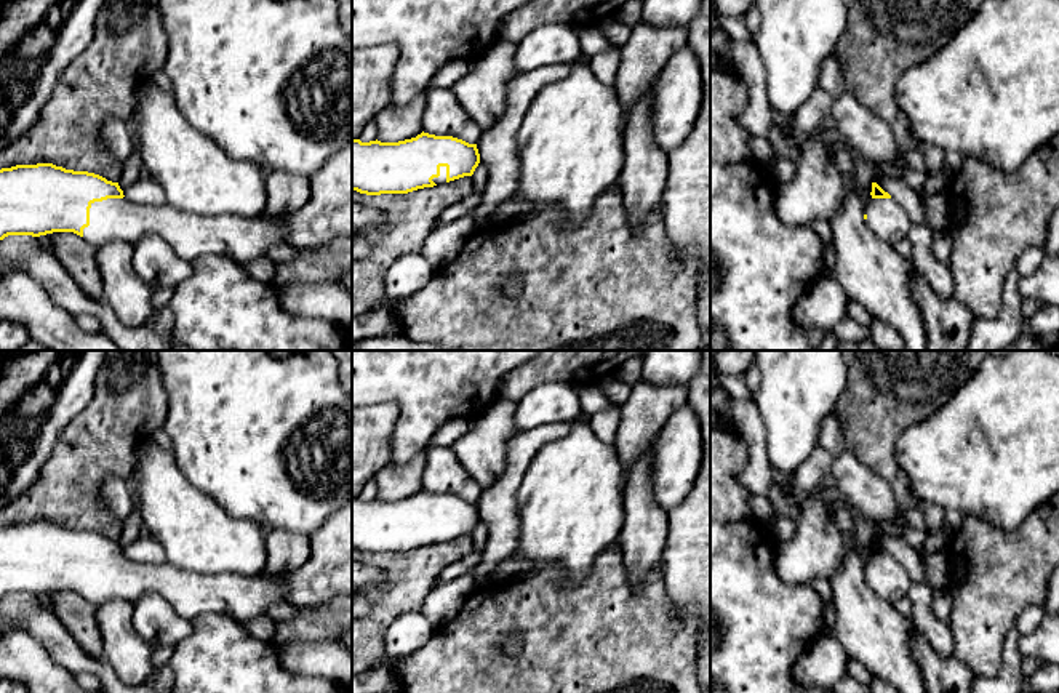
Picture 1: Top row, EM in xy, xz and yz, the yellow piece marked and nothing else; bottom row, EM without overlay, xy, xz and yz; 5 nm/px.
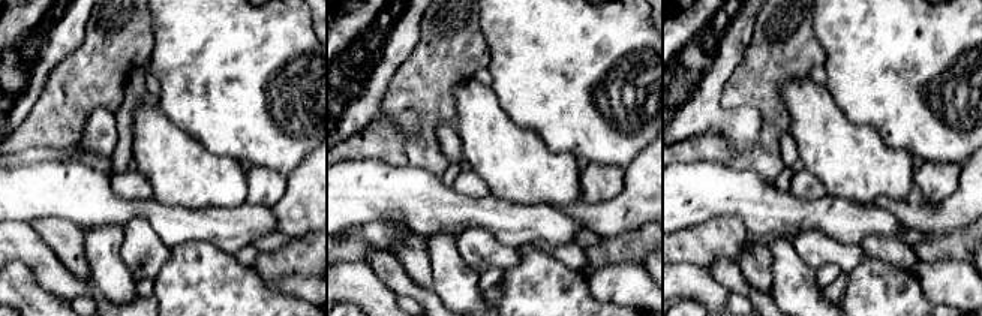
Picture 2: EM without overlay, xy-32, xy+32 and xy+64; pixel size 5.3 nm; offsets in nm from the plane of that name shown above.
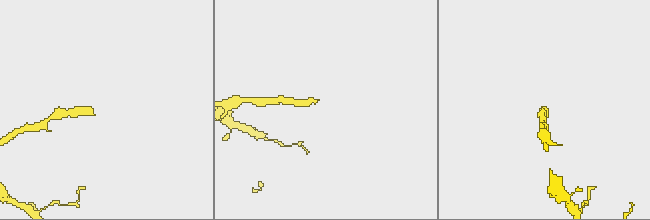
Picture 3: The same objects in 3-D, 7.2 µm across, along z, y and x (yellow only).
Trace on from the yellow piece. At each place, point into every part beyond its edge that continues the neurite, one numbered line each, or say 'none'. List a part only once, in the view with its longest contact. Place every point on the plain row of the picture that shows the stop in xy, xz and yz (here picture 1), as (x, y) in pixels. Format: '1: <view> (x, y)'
1: xy (245, 597)

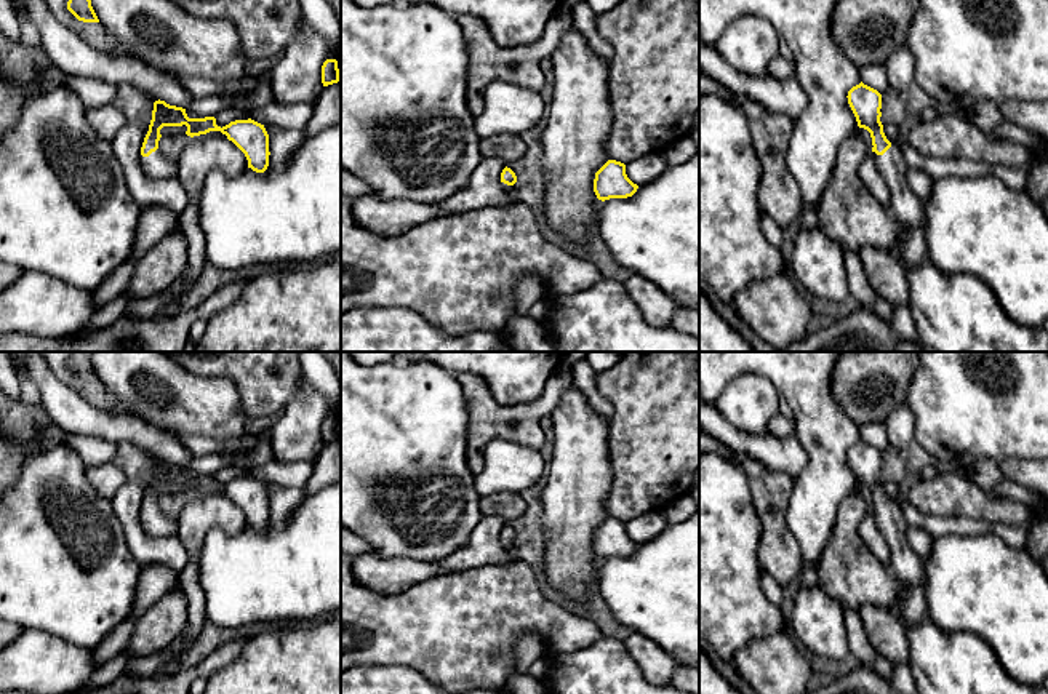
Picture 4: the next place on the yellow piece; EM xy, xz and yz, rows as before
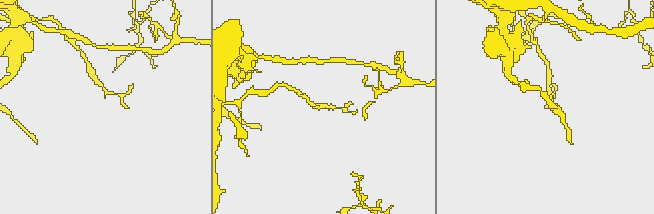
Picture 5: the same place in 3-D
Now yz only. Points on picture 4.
1: yz (906, 566)

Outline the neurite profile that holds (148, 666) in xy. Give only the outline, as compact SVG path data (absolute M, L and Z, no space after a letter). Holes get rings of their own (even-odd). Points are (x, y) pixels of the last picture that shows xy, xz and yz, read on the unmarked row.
M182 633L178 635L176 640L168 648L150 656L133 659L125 667L123 673L144 678L157 675L163 667L163 664L179 649L181 643L182 643Z

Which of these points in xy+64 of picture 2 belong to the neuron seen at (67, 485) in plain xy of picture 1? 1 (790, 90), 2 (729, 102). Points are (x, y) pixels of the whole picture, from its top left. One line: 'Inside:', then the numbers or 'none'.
Inside: 2

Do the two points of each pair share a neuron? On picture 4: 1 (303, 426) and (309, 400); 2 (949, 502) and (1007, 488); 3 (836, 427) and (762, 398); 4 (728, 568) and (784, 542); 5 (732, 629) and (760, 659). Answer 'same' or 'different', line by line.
1: same
2: different
3: different
4: different
5: different

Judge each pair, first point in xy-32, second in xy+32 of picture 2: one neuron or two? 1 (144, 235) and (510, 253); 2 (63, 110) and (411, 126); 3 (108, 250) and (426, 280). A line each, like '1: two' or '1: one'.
1: one
2: two
3: two

